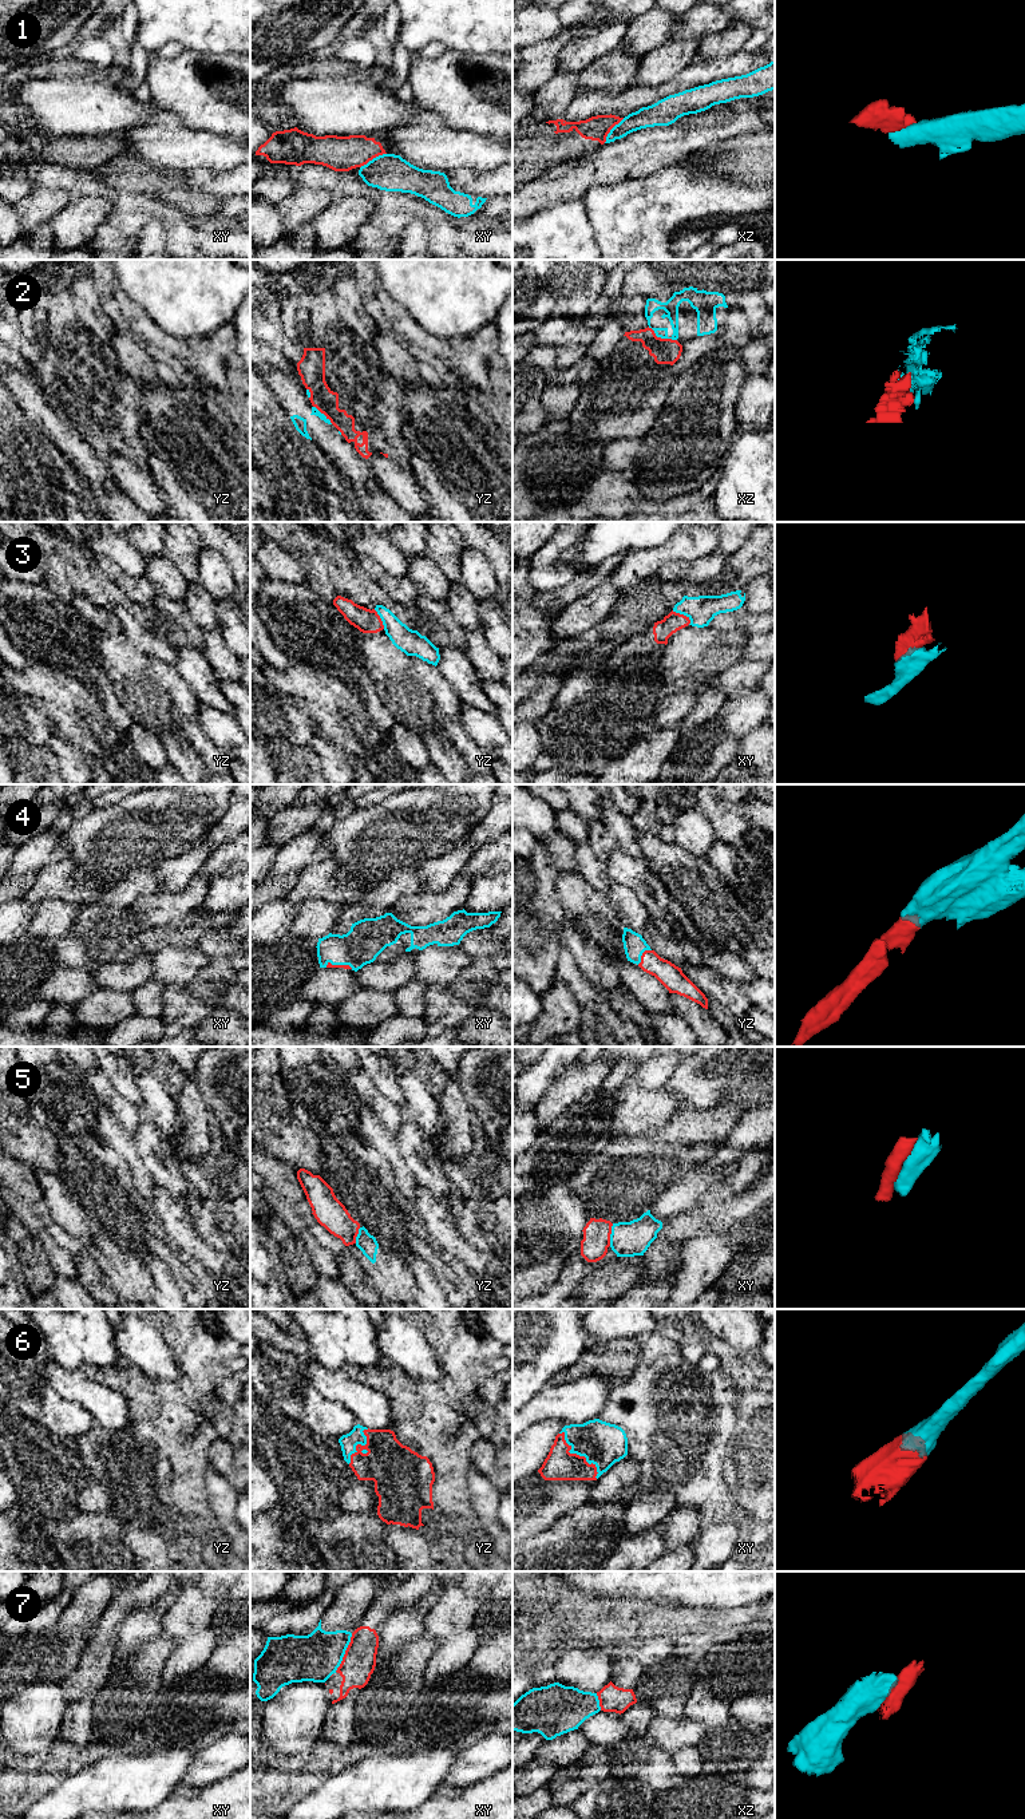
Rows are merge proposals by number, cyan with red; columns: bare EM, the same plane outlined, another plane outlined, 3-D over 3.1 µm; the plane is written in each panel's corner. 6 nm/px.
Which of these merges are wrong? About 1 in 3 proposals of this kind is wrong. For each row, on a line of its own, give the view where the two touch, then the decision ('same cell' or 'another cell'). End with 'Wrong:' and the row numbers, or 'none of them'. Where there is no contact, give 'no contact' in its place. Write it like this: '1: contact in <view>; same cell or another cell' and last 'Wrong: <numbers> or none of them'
1: contact in xy; another cell
2: contact in xz; same cell
3: contact in xy; another cell
4: contact in yz; same cell
5: contact in xy; another cell
6: contact in xy; same cell
7: contact in xy; another cell
Wrong: 1, 3, 5, 7

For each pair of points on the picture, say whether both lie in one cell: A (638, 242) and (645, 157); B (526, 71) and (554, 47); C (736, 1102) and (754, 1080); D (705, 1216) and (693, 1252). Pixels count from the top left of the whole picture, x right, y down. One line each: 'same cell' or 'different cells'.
A: different cells
B: same cell
C: same cell
D: different cells

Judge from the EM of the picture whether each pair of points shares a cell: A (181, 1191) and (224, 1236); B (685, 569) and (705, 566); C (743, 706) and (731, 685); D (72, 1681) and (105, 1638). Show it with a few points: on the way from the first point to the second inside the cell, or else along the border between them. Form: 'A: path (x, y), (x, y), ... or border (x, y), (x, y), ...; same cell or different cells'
A: border (158, 1185), (163, 1186), (185, 1205); different cells
B: path (691, 569), (700, 569); same cell
C: border (758, 685), (727, 699); different cells
D: path (83, 1672), (98, 1657), (101, 1649); same cell

